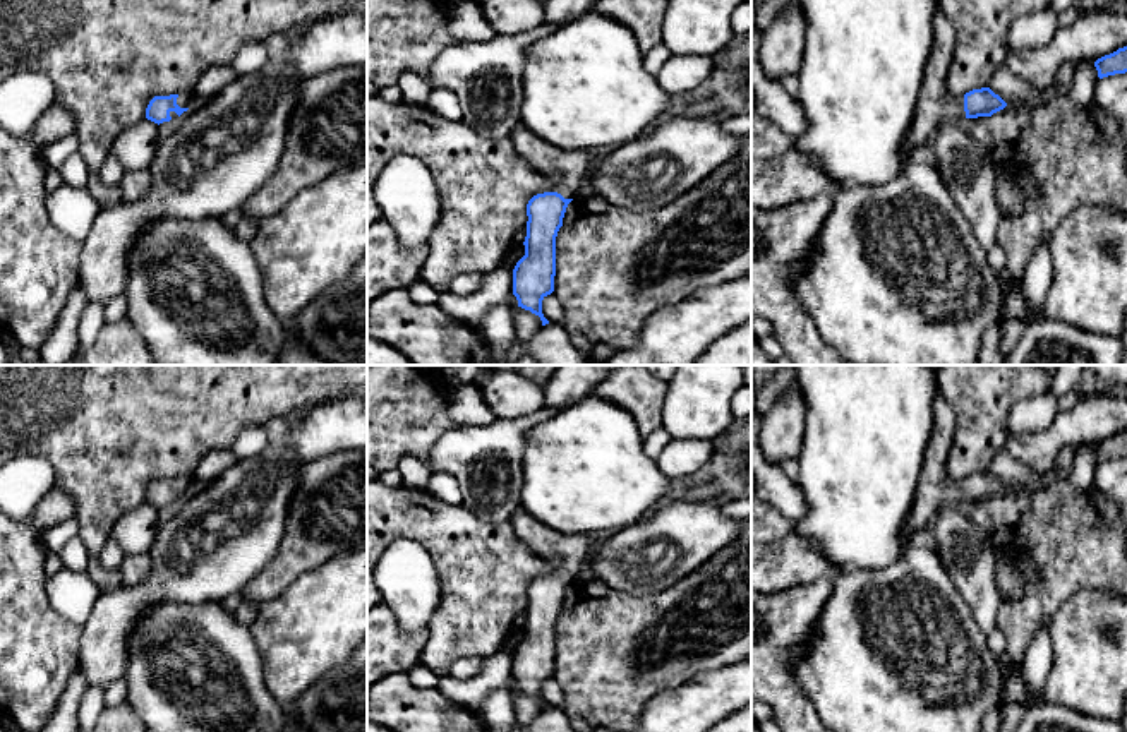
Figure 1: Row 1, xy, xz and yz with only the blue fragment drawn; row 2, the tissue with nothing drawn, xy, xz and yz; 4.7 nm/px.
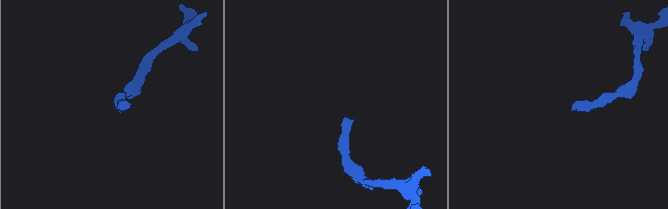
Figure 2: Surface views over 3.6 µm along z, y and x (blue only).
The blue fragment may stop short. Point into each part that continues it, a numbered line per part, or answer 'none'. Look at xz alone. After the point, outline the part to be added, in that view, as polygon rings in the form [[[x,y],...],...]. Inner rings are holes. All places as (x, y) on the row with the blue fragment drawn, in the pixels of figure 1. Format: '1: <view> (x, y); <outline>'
1: xz (570, 170); [[[523,122],[509,135],[516,153],[528,161],[532,168],[556,183],[557,194],[564,199],[576,199],[587,192],[587,182],[592,171],[592,156],[585,149],[559,149],[533,135]]]

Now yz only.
1: yz (935, 103); [[[940,7],[933,17],[933,48],[923,72],[923,84],[916,101],[914,118],[909,129],[909,147],[916,149],[945,120],[966,120],[964,96],[952,96],[949,91],[949,70],[955,29]]]

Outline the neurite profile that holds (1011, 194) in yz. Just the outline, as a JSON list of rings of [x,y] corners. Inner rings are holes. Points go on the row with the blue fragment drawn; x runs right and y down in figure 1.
[[[1000,171],[995,173],[995,180],[1000,211],[1003,214],[1021,213],[1026,197],[1022,185]]]

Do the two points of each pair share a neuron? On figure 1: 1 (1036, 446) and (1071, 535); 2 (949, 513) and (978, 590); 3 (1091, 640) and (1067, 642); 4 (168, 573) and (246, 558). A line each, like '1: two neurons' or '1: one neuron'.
1: two neurons
2: one neuron
3: one neuron
4: one neuron

